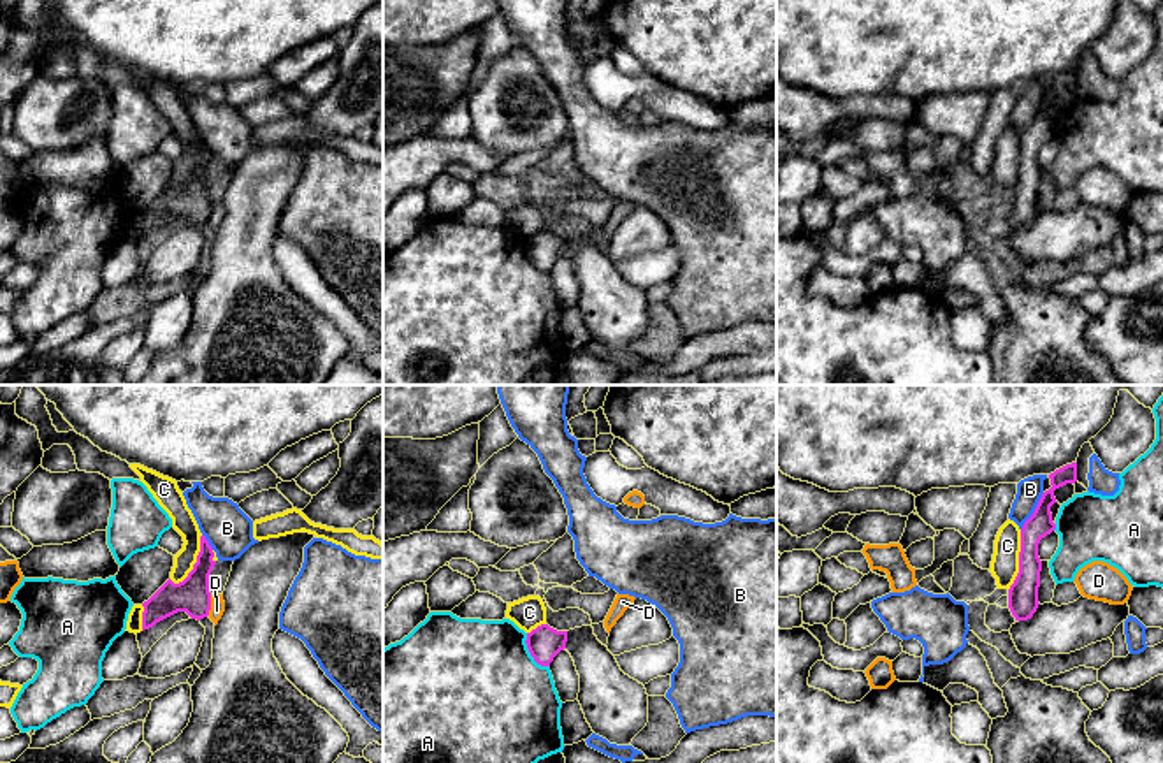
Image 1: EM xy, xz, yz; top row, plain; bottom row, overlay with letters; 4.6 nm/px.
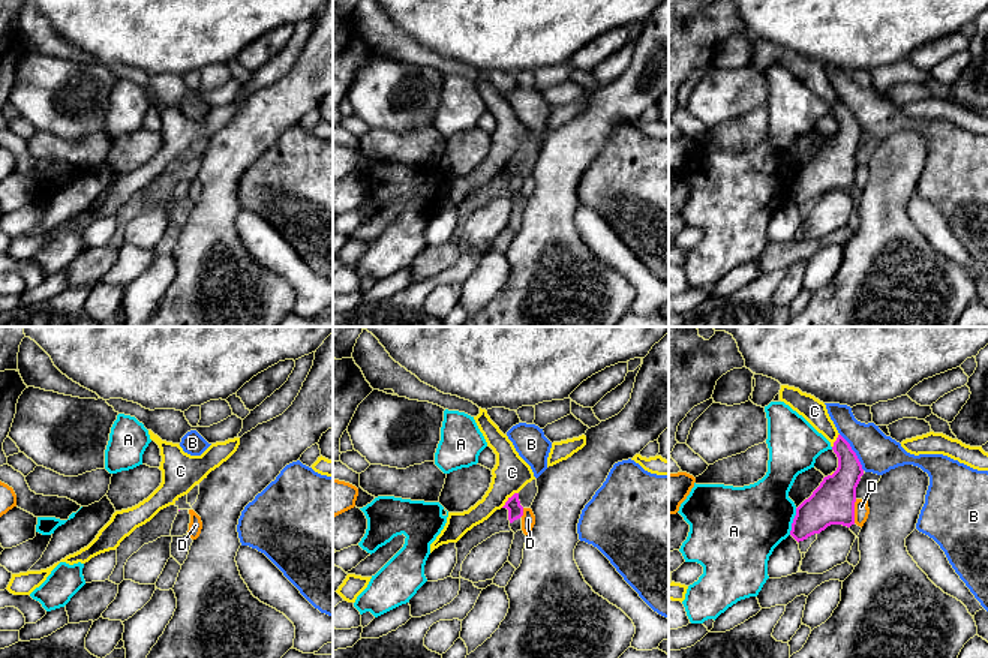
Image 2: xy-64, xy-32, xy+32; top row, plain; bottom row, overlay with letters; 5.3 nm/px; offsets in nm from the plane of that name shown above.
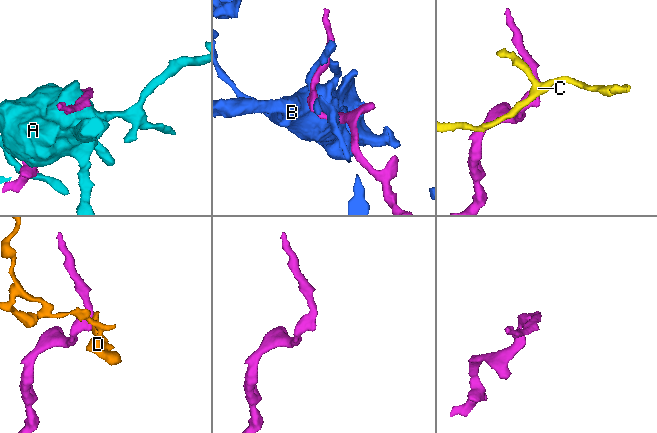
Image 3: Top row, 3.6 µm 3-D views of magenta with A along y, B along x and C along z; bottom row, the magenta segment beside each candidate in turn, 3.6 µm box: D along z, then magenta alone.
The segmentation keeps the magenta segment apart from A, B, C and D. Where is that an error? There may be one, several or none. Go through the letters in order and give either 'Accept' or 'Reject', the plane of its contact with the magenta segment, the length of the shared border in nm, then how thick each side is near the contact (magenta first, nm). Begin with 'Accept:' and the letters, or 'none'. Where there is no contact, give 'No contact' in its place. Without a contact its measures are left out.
Accept: none
A: Reject. Touches magenta in xz. Shared border 190 nm. Thickness 150 nm (magenta) against 500 nm
B: Reject. Touches magenta in yz. Shared border 200 nm. Thickness 120 nm (magenta) against 120 nm
C: Reject. Touches magenta in yz. Shared border 280 nm. Thickness 140 nm (magenta) against 130 nm
D: Reject. Touches magenta in xy. Shared border 100 nm. Thickness 160 nm (magenta) against 70 nm

